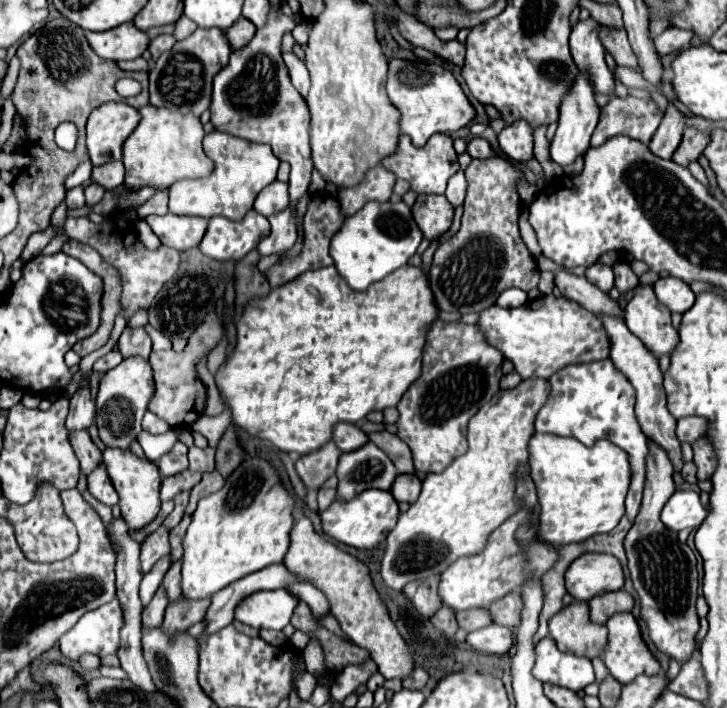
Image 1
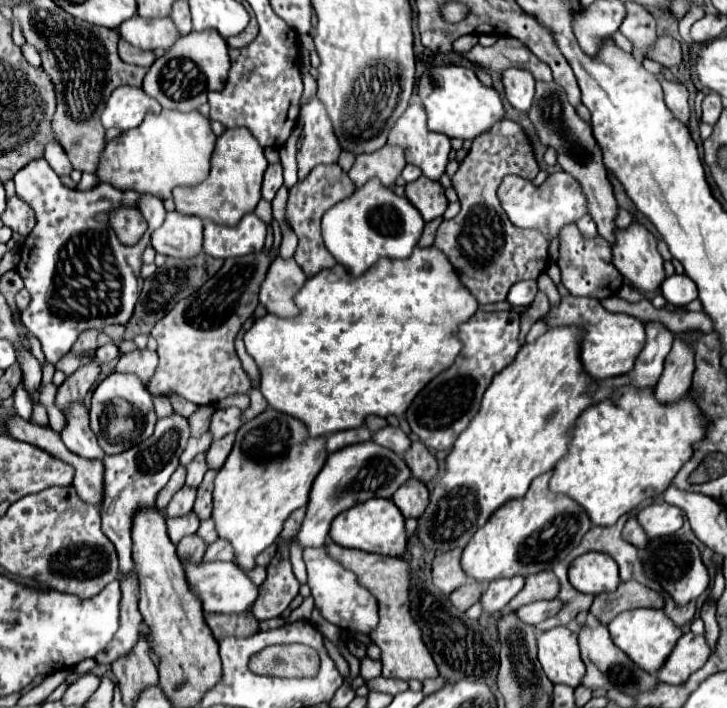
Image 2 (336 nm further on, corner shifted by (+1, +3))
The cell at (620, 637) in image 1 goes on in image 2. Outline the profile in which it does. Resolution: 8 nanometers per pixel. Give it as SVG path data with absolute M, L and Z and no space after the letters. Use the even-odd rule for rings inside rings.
M662 609L624 611L608 625L608 629L610 629L614 645L618 645L638 667L642 667L650 675L654 675L656 669L660 669L660 665L668 659L676 641L682 635L682 631L664 615Z

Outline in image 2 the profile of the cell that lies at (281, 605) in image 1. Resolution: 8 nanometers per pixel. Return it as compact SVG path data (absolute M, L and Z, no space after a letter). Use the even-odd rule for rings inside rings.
M198 563L198 565L184 565L188 585L196 591L196 597L200 597L206 613L244 613L248 611L256 599L258 599L258 587L248 579L248 575L234 563Z

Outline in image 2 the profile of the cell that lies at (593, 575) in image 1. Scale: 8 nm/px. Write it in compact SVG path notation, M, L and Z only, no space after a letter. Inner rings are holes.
M596 551L576 557L570 565L568 579L576 591L590 595L612 591L620 583L616 561L606 553Z

